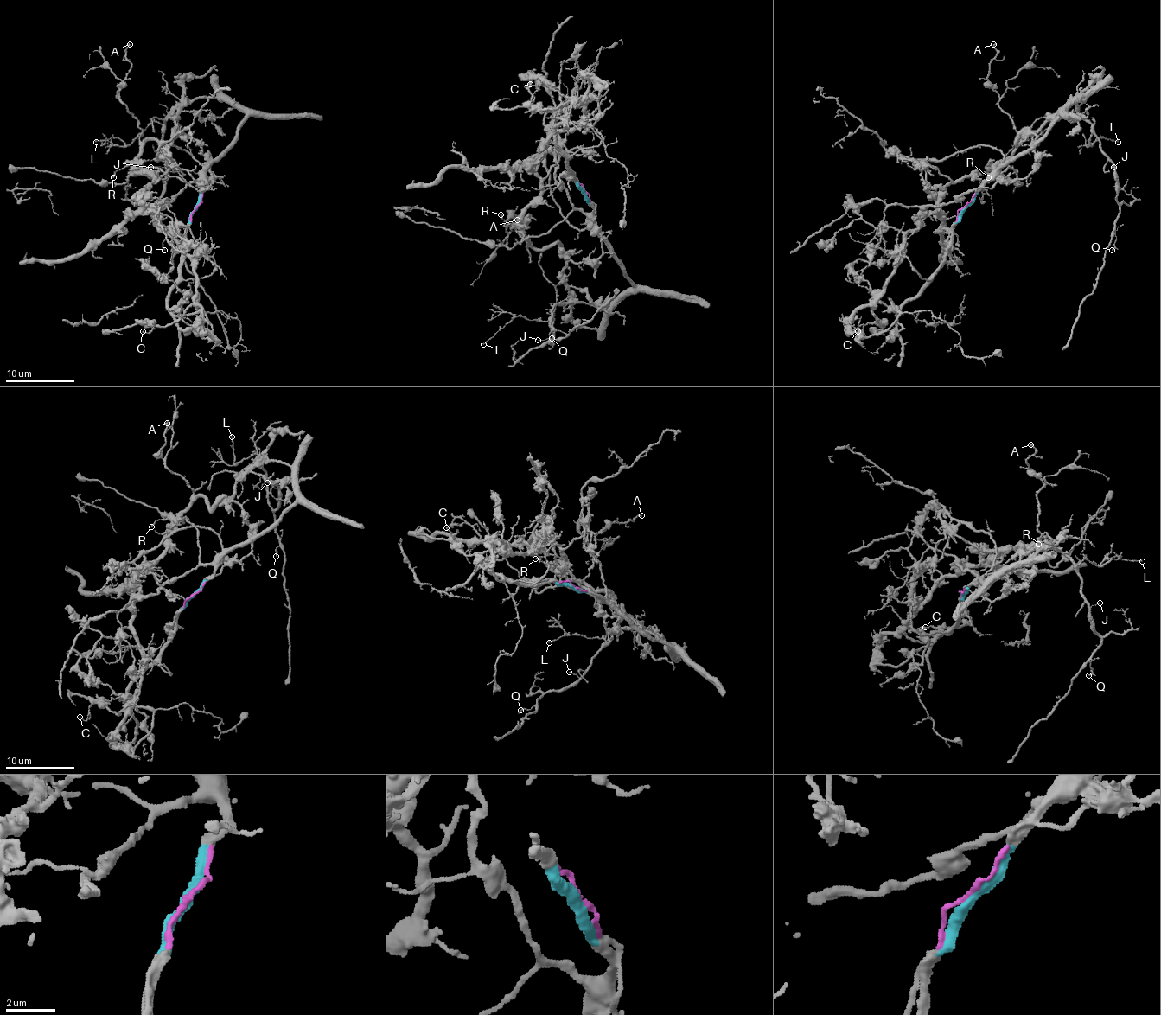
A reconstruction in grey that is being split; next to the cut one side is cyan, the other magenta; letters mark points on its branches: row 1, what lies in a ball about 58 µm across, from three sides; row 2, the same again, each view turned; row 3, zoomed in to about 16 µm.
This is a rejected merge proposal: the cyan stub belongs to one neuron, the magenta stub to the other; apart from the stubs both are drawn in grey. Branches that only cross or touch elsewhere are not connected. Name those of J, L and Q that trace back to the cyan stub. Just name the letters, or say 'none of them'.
J, L, Q

